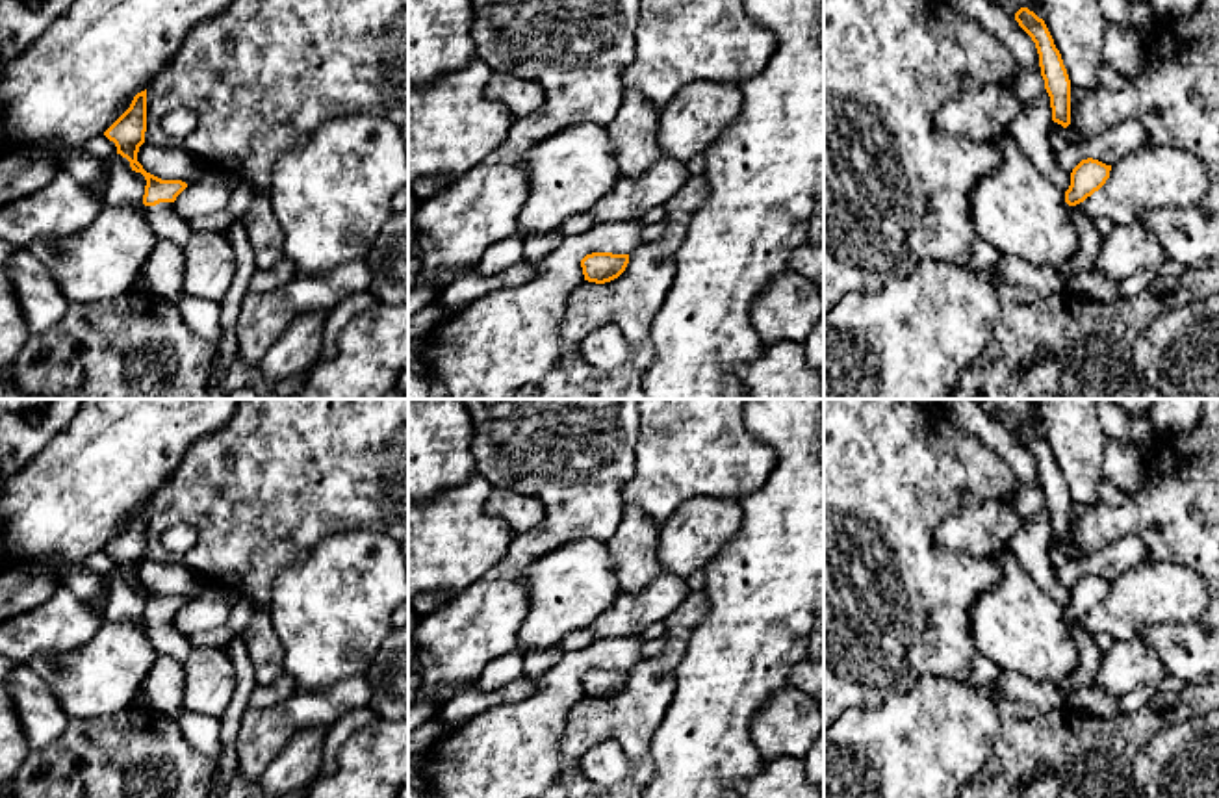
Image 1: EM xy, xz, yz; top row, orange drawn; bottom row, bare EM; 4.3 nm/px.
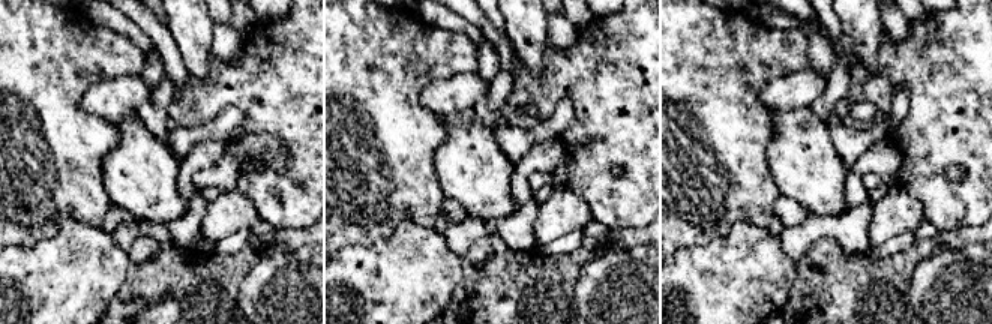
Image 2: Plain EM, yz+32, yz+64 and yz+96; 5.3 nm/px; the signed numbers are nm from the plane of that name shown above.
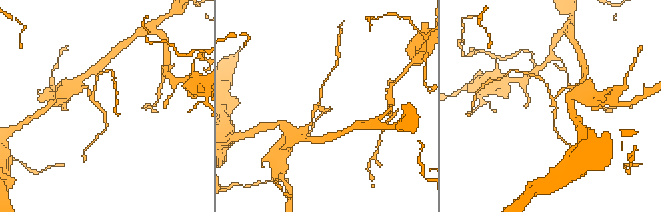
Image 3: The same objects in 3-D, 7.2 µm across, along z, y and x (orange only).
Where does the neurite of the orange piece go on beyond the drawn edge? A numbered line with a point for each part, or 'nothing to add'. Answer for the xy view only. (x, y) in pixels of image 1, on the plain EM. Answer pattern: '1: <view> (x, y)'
1: xy (162, 633)

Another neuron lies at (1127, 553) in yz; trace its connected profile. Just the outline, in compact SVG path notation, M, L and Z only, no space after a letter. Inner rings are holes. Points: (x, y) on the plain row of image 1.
M1121 536L1113 544L1087 555L1069 560L1056 568L1056 575L1069 590L1087 573L1113 581L1124 572L1147 566L1147 546L1137 536Z

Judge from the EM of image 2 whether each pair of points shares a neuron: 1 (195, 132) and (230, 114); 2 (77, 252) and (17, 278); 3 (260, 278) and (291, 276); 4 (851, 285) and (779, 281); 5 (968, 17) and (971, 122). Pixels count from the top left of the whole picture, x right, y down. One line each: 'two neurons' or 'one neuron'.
1: one neuron
2: one neuron
3: one neuron
4: two neurons
5: one neuron

